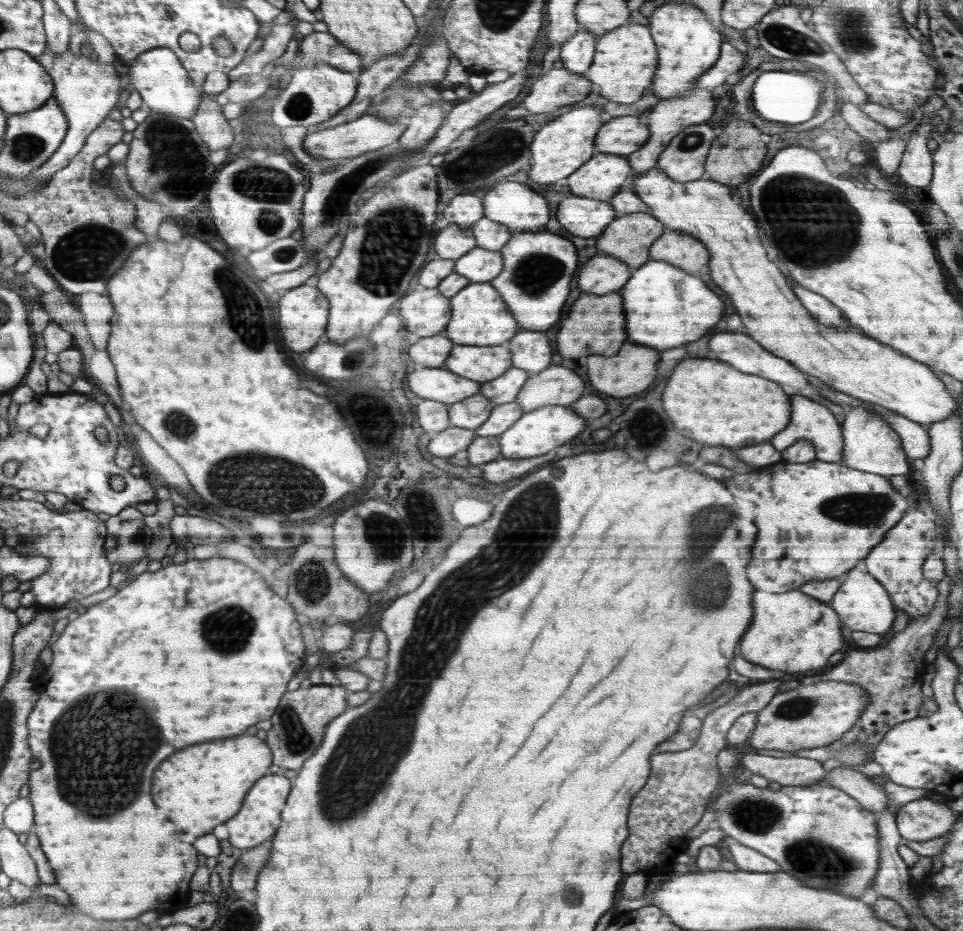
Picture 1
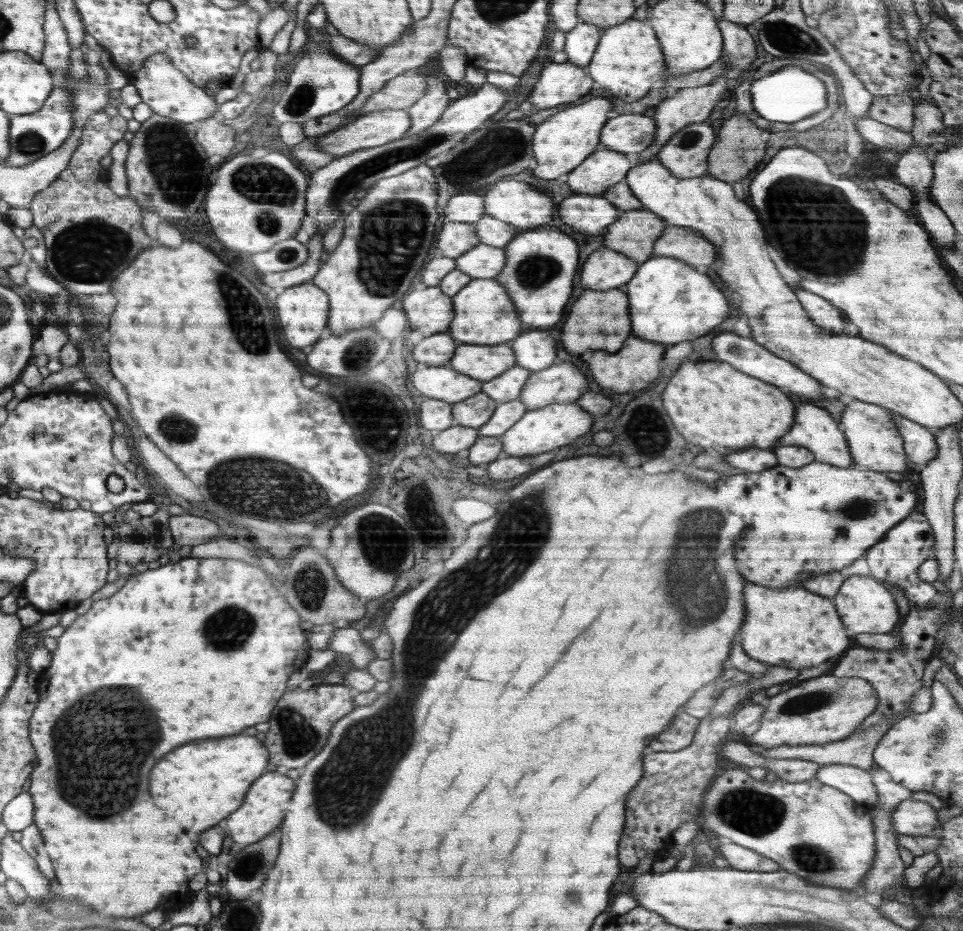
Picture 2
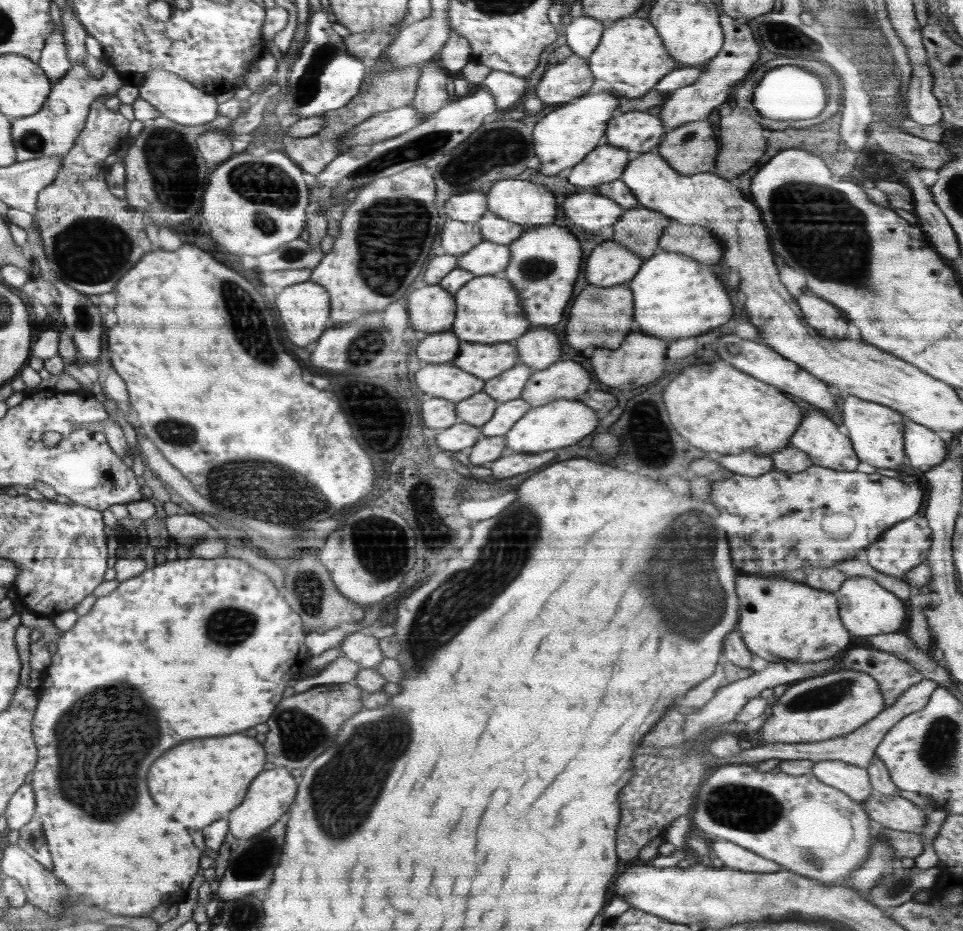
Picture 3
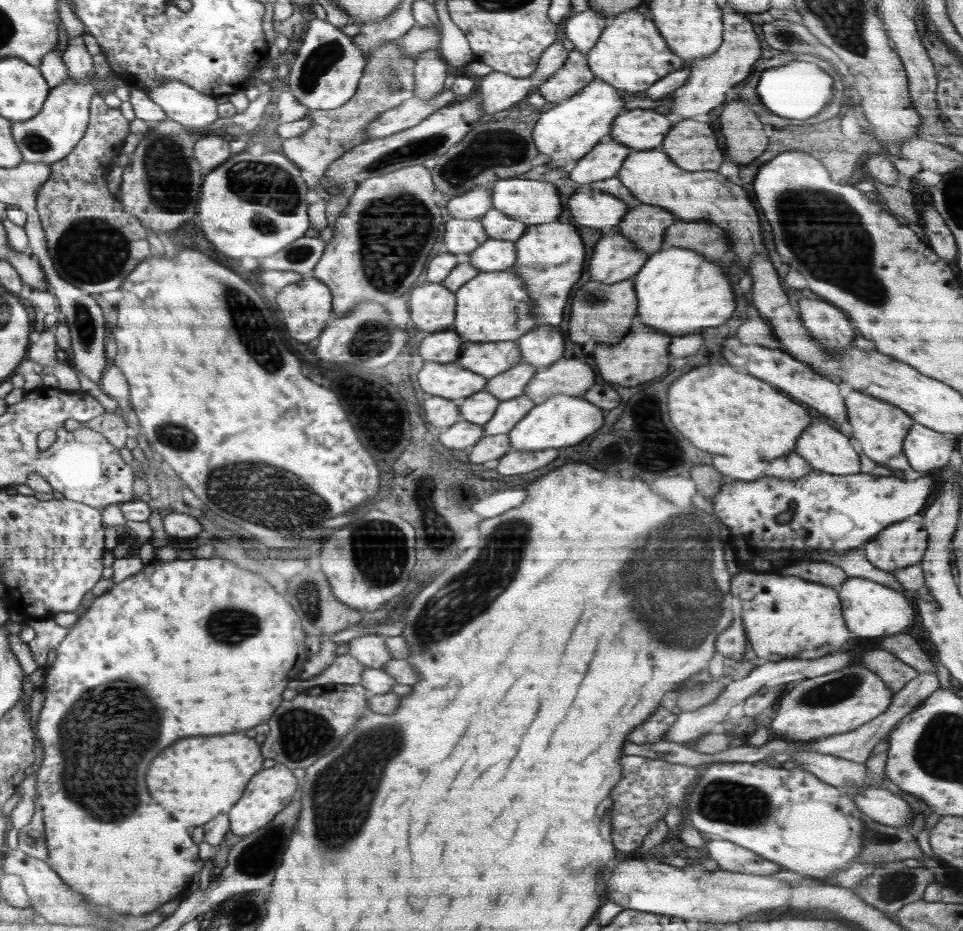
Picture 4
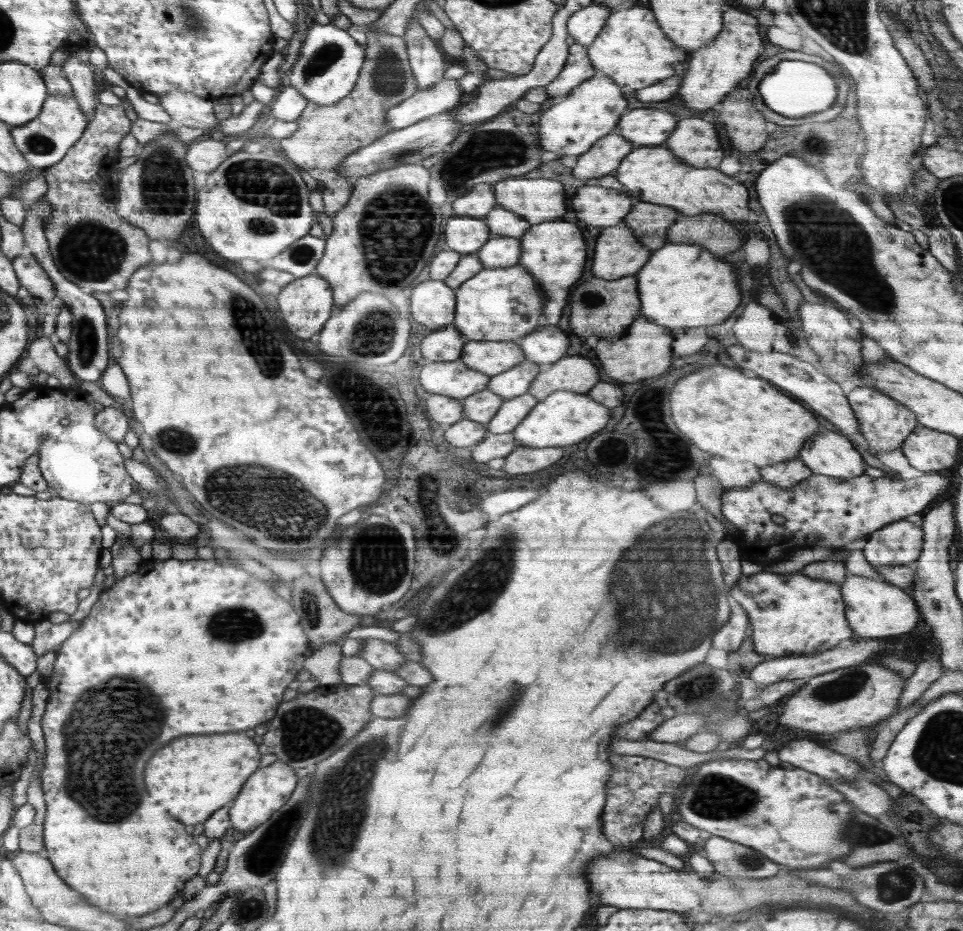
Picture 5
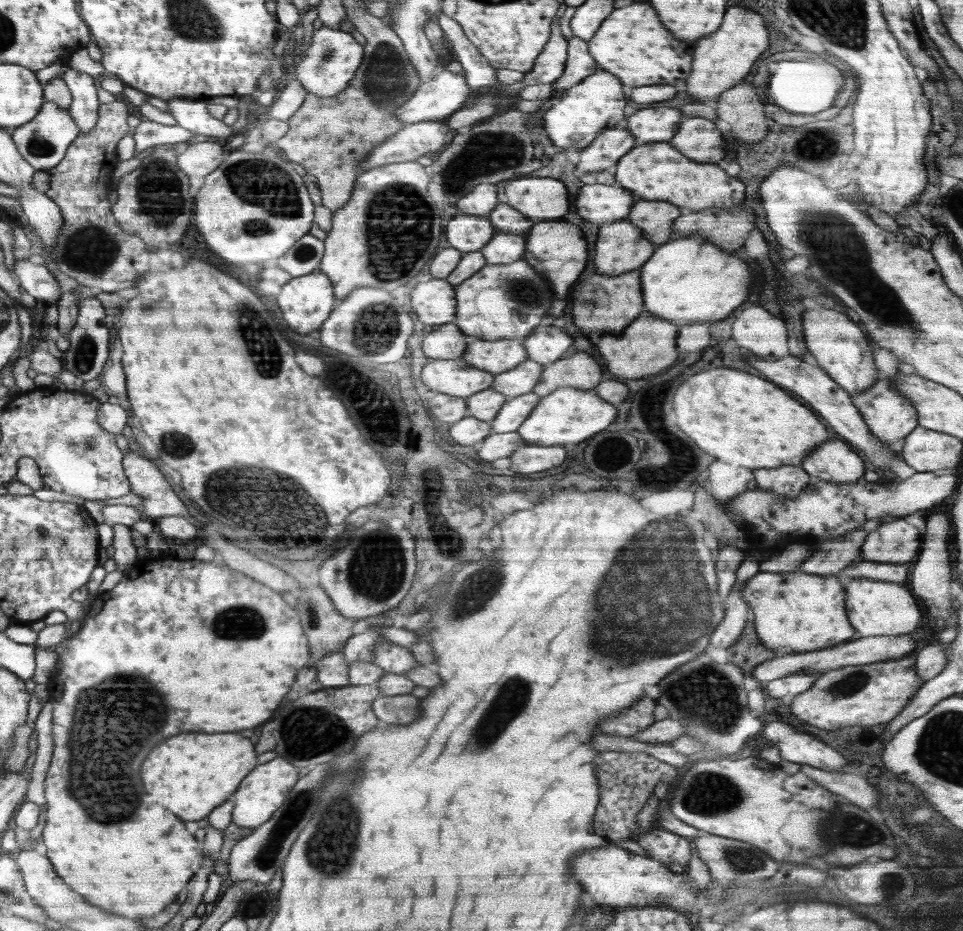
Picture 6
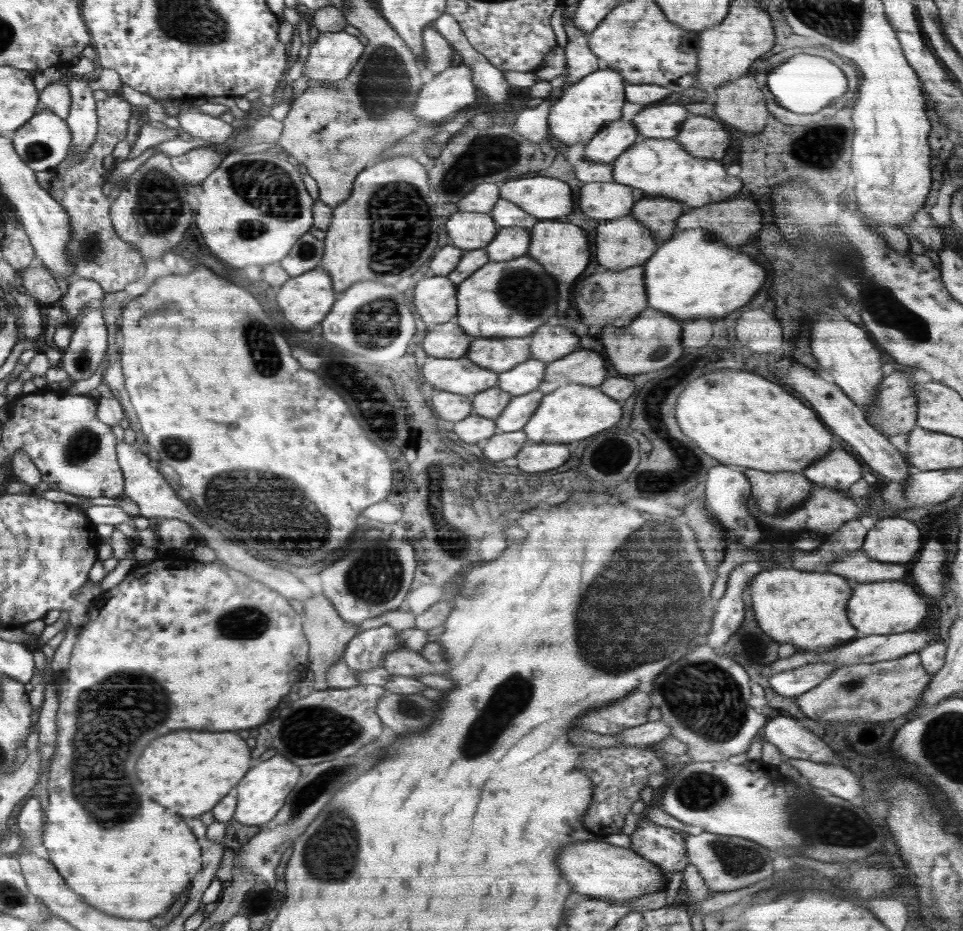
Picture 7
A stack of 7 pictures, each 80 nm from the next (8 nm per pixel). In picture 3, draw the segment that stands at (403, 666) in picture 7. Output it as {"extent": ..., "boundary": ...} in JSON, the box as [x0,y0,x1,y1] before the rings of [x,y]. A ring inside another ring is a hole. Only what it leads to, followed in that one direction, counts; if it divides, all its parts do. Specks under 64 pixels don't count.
{"extent":[338,630,384,668],"boundary":[[[359,630],[348,634],[338,647],[346,658],[356,662],[361,668],[374,668],[384,660],[379,649],[379,639],[368,631]]]}

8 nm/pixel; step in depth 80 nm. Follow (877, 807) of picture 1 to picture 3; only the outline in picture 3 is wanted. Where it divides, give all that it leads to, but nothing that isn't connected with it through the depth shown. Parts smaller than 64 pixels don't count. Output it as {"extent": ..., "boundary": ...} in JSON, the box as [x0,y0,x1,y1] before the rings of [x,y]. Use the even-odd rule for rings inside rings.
{"extent":[813,760,873,802],"boundary":[[[840,760],[815,762],[813,775],[822,782],[845,792],[852,800],[864,802],[873,793],[866,768]]]}

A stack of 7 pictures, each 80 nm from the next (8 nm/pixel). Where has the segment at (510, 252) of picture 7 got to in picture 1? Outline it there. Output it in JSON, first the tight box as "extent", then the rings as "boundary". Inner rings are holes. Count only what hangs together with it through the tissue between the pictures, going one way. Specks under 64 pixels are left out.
{"extent":[455,247,503,282],"boundary":[[[476,247],[455,261],[455,272],[474,282],[489,282],[500,274],[503,257],[498,250]]]}

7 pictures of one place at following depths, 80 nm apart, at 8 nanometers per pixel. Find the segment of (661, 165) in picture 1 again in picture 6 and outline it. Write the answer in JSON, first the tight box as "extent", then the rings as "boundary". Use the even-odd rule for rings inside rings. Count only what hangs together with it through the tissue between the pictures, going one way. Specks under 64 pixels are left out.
{"extent":[670,118,725,164],"boundary":[[[688,118],[680,124],[670,144],[694,162],[717,164],[725,158],[724,127],[706,118]]]}

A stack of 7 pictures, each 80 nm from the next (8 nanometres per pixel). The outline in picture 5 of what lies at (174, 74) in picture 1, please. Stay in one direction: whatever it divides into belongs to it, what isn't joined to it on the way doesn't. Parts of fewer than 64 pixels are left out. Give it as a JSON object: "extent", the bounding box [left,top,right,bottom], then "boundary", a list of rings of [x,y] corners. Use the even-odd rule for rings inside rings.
{"extent":[158,90,220,136],"boundary":[[[183,90],[170,91],[158,97],[159,104],[173,122],[218,136],[220,122],[212,112],[213,100]]]}

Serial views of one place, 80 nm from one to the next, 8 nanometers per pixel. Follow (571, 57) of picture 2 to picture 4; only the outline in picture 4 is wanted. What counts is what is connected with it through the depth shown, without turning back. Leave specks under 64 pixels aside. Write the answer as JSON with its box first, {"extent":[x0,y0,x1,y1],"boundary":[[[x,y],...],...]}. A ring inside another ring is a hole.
{"extent":[564,10,610,54],"boundary":[[[595,10],[579,12],[568,18],[564,28],[566,38],[574,44],[574,48],[586,54],[600,38],[610,18]]]}

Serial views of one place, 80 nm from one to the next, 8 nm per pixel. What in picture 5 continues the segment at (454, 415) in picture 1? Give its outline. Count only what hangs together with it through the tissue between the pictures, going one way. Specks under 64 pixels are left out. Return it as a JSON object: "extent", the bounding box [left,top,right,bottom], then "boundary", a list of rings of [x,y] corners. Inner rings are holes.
{"extent":[461,388,504,423],"boundary":[[[488,388],[480,392],[475,392],[461,399],[462,407],[464,407],[463,418],[468,418],[480,423],[490,422],[496,414],[496,411],[502,406],[504,400],[504,398],[494,394]]]}

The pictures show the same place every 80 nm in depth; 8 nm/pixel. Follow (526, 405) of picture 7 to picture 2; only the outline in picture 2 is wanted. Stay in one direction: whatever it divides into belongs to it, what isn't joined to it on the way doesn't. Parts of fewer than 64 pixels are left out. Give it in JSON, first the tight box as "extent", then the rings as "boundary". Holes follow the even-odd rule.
{"extent":[478,399,527,437],"boundary":[[[520,399],[510,400],[496,405],[490,420],[480,426],[478,432],[482,437],[502,436],[513,424],[516,424],[527,411]]]}

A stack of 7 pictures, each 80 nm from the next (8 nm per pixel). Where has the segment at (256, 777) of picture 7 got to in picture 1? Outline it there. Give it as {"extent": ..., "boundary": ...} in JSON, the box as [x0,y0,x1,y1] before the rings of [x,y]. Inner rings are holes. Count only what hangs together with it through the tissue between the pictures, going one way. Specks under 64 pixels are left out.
{"extent":[225,773,292,850],"boundary":[[[268,773],[268,776],[264,776],[264,780],[260,780],[260,784],[252,788],[252,796],[248,796],[248,804],[244,804],[244,808],[240,808],[240,812],[225,824],[229,832],[230,844],[234,848],[248,850],[258,847],[265,840],[272,839],[280,824],[280,810],[285,807],[290,796],[288,792],[291,792],[292,787],[290,779],[283,774]]]}

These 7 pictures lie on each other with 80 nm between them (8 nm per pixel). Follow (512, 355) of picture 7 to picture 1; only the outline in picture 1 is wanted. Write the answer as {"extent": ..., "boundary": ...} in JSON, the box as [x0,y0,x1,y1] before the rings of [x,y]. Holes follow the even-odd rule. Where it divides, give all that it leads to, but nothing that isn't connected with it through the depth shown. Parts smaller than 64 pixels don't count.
{"extent":[443,345,512,383],"boundary":[[[454,345],[443,367],[479,383],[498,378],[512,367],[512,353],[502,345]]]}

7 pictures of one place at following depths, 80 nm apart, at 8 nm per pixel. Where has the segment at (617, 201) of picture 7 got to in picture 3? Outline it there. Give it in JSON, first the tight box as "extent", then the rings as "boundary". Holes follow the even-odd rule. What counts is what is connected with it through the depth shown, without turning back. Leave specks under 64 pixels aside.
{"extent":[562,192,624,232],"boundary":[[[580,192],[568,196],[562,204],[566,218],[574,226],[582,226],[590,232],[604,230],[607,232],[616,224],[616,220],[624,214],[624,208],[616,201],[610,200],[600,193]]]}

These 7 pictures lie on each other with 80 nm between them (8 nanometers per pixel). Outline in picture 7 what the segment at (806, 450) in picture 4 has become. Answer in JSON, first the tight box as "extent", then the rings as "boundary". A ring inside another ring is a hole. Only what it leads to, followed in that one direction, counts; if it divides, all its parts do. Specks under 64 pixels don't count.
{"extent":[801,448,864,491],"boundary":[[[841,448],[832,449],[828,456],[824,454],[822,460],[812,462],[812,464],[810,464],[810,466],[801,473],[812,483],[816,483],[821,487],[830,487],[839,491],[848,490],[850,486],[852,486],[852,484],[856,484],[856,482],[858,482],[864,474],[862,466],[858,463],[858,461],[856,461],[856,458]]]}

